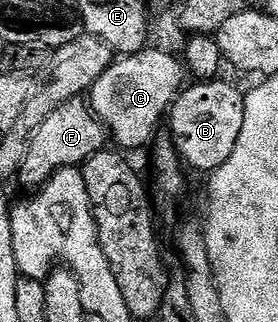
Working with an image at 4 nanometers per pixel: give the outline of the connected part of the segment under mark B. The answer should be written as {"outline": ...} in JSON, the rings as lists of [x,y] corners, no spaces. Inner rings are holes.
{"outline":[[[223,80],[197,81],[194,86],[185,87],[168,111],[168,130],[181,160],[189,169],[202,170],[204,174],[214,172],[230,158],[245,121],[243,91]]]}

